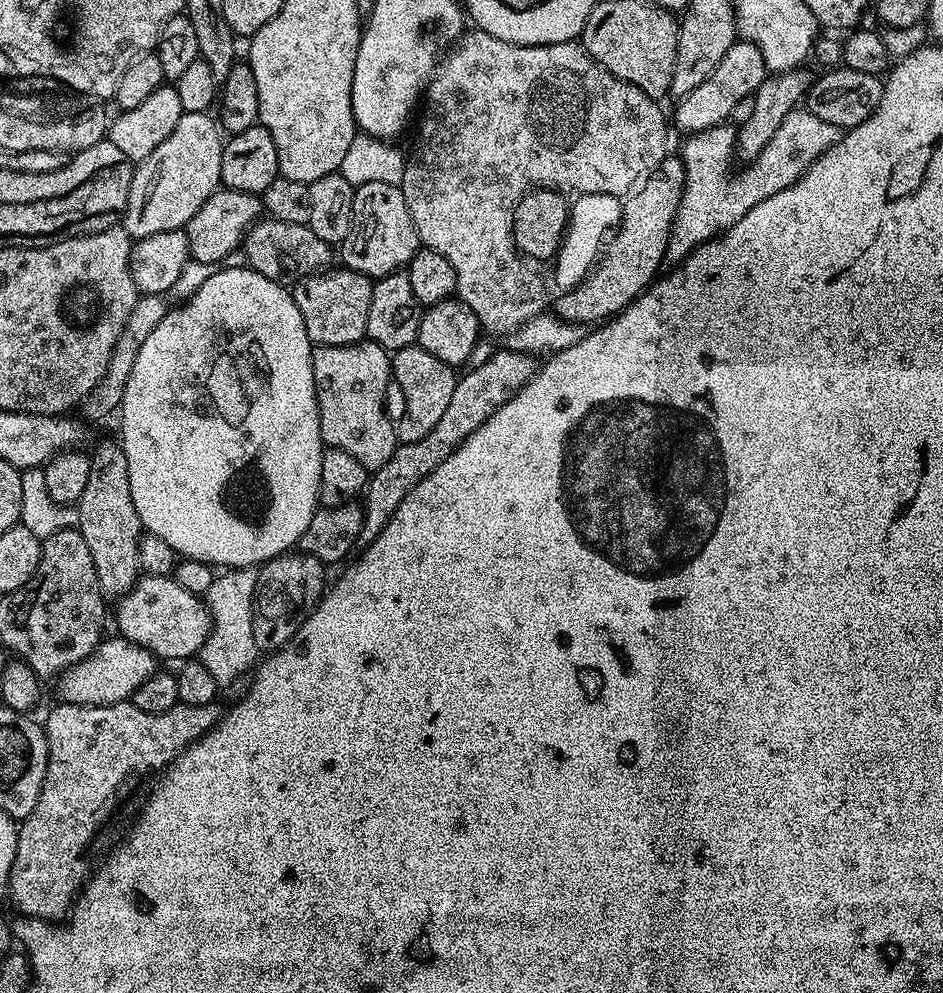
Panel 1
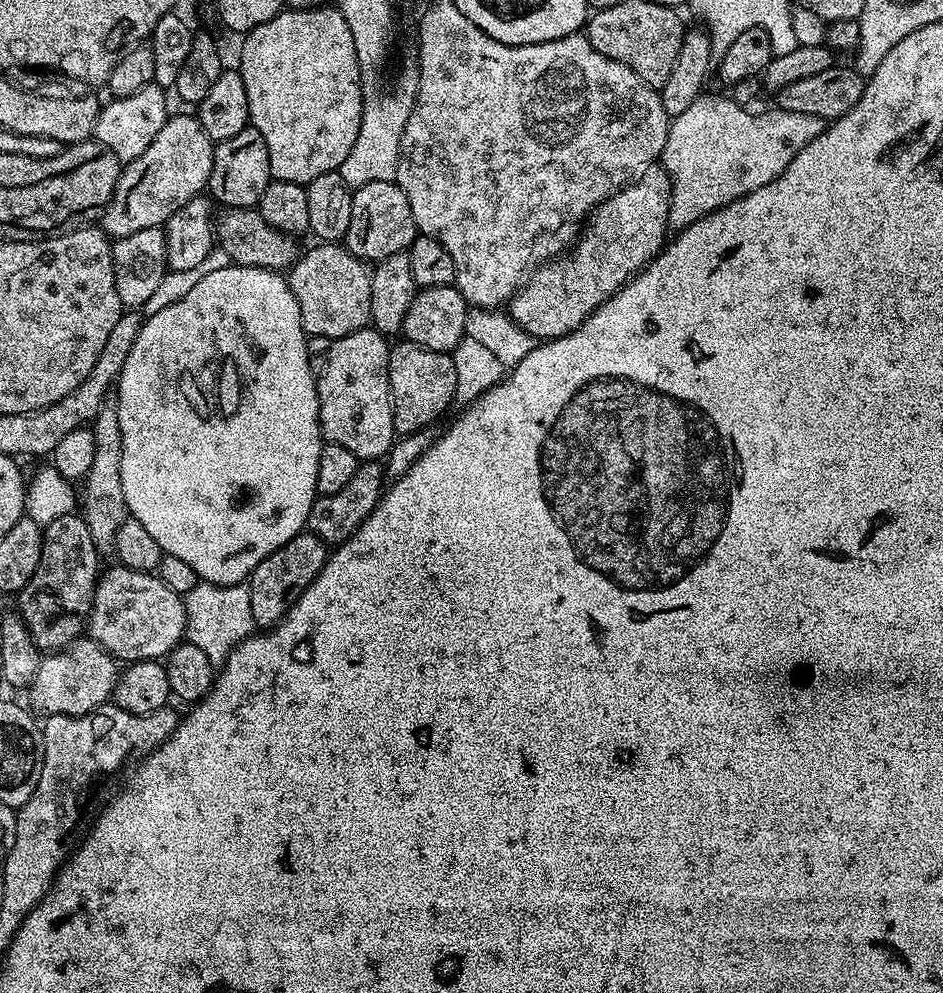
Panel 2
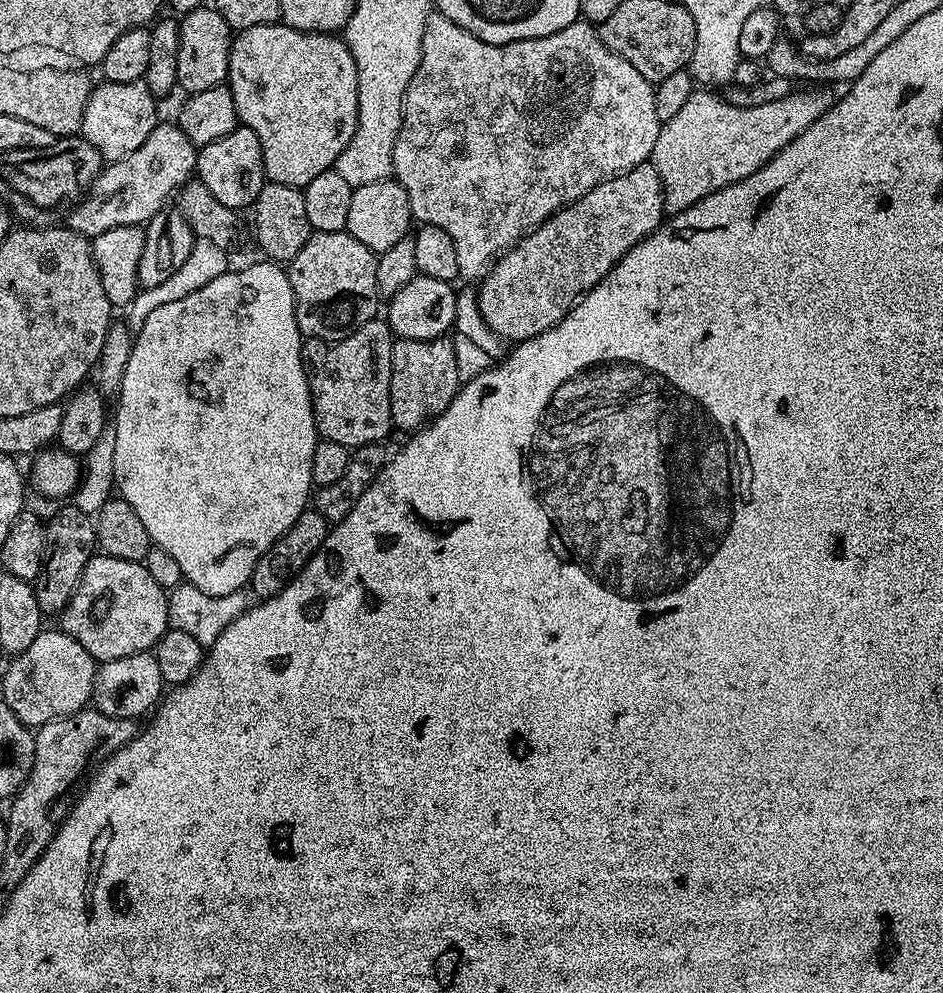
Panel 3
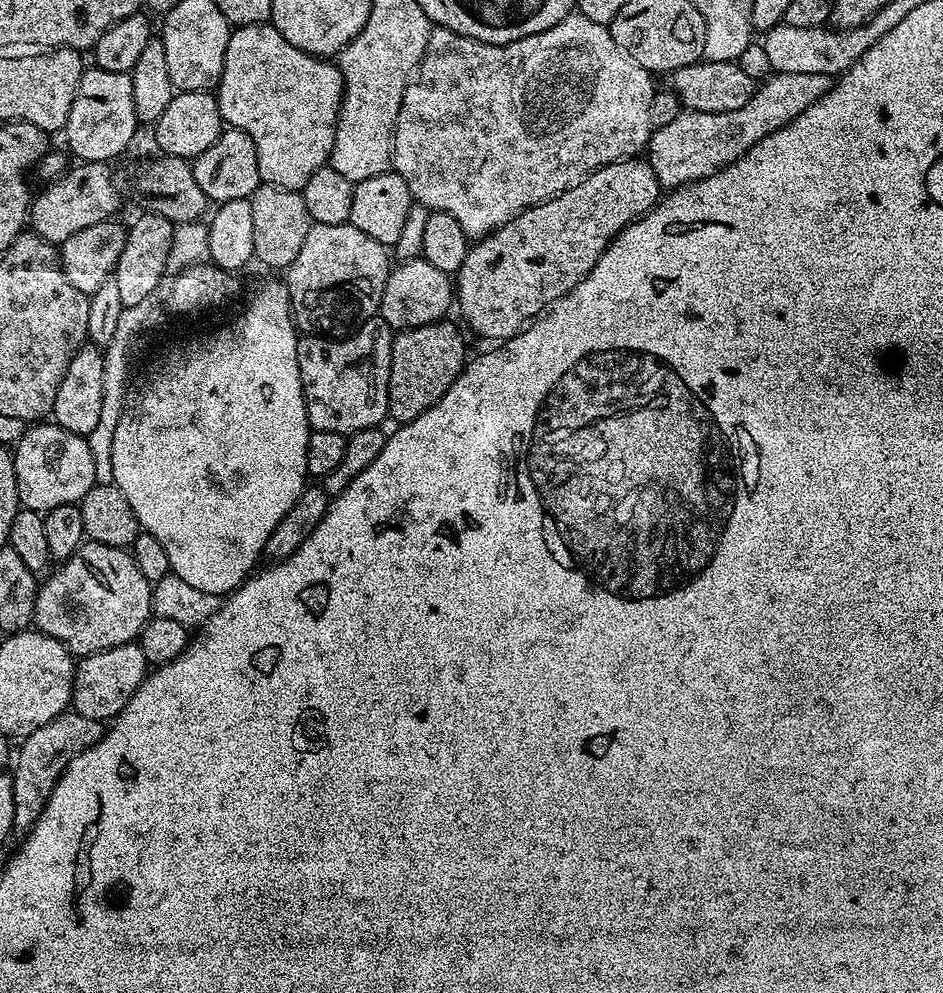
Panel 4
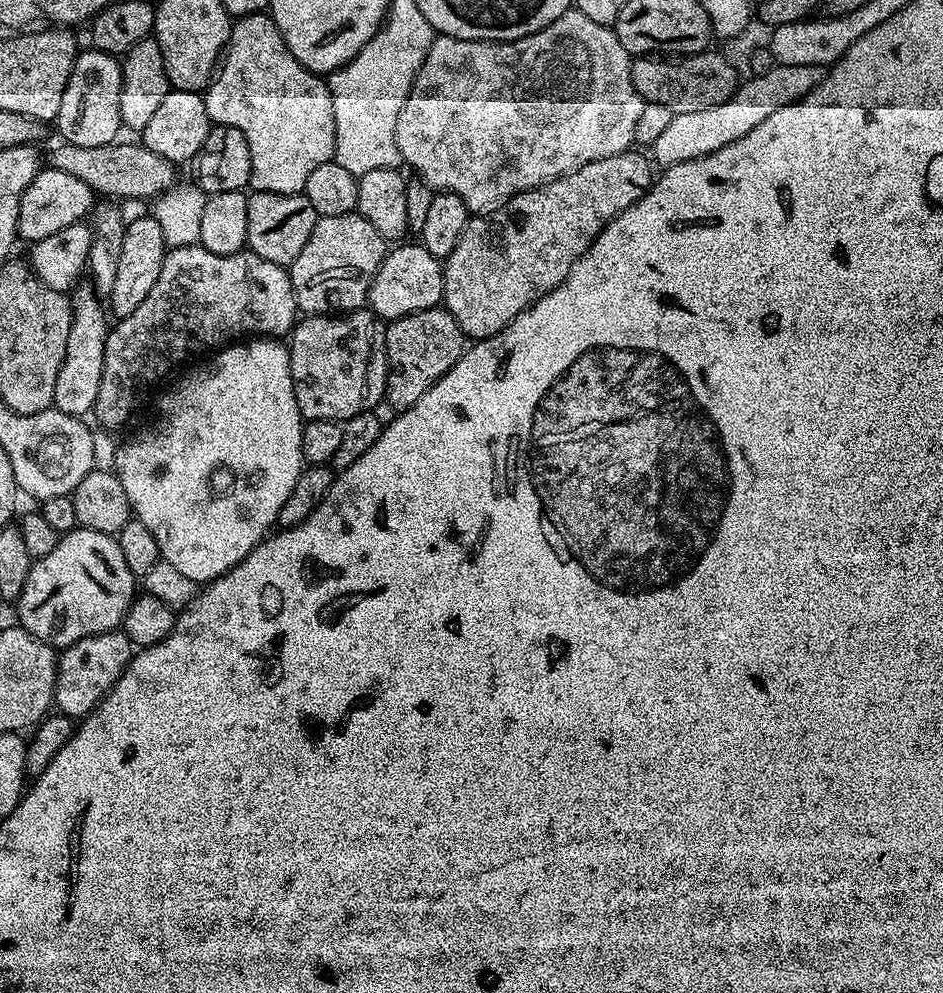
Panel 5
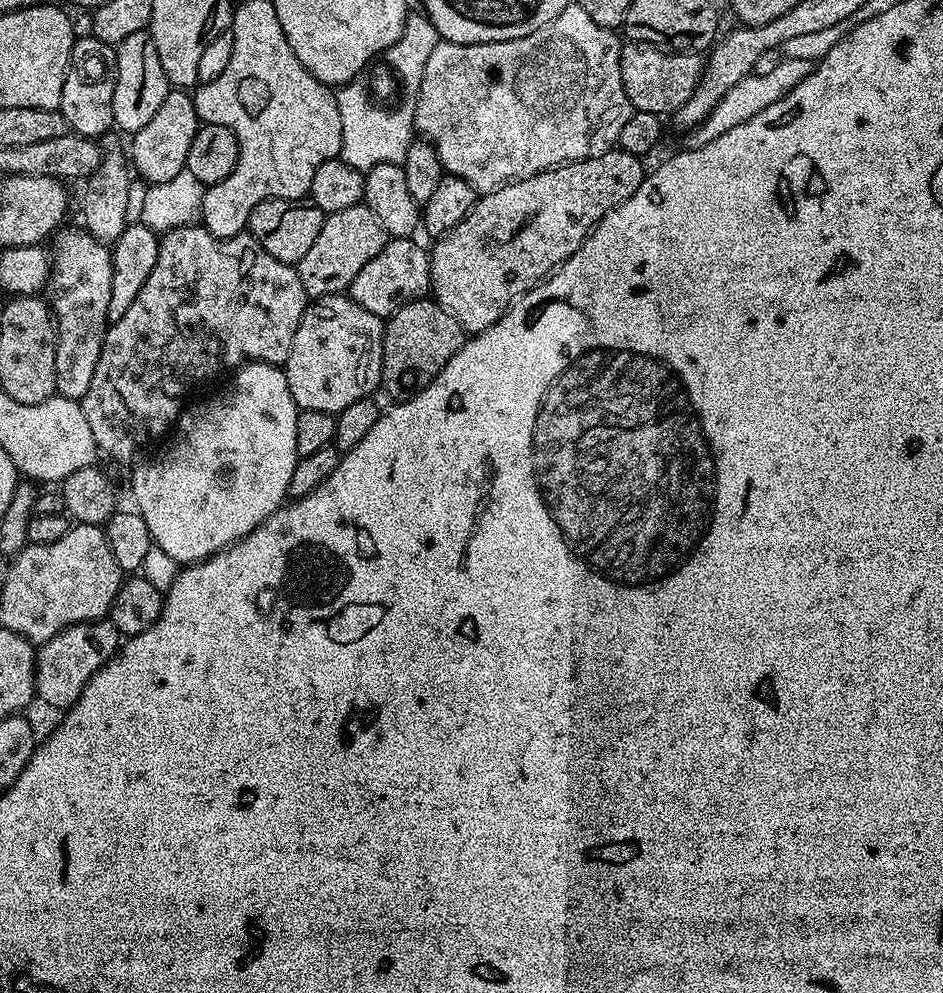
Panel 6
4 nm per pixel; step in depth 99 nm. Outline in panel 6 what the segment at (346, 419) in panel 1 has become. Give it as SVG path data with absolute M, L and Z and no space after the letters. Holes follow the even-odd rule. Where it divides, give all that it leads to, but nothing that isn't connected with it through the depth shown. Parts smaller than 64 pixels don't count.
M348 294L317 296L306 305L294 334L294 346L290 346L290 354L282 366L297 409L338 414L346 410L350 402L358 402L364 396L371 396L381 387L384 325L385 321L381 317L370 314L370 310L362 310L362 306L358 306L358 302L354 302Z

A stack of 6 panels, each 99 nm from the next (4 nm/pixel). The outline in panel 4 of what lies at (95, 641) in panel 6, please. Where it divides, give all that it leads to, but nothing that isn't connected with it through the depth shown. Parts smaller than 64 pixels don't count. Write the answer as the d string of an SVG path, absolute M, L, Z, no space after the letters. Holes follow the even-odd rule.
M136 642L114 646L110 650L102 650L83 657L76 664L76 677L72 683L71 711L101 722L111 721L123 710L126 702L134 698L134 690L138 690L138 686L149 671L148 660Z

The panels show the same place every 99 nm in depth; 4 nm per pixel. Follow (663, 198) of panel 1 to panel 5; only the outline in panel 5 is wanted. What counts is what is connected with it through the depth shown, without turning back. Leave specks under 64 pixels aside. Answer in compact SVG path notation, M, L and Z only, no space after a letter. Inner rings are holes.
M629 150L590 162L570 174L551 180L541 188L518 194L499 208L487 214L476 214L462 230L458 246L443 261L444 299L443 307L458 322L465 337L473 341L485 340L504 331L508 324L518 318L538 298L554 290L570 274L570 270L586 254L592 240L622 210L634 206L652 187L653 165L640 150Z

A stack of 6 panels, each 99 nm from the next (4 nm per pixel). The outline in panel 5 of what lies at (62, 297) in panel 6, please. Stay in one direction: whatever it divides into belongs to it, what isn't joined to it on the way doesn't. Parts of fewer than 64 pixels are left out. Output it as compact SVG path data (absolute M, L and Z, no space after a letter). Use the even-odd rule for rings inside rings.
M81 283L71 293L70 299L72 301L70 338L66 338L66 358L62 358L62 370L58 370L58 382L54 382L52 402L62 414L84 418L87 417L87 412L89 415L95 409L98 386L102 386L102 366L110 324L109 321L104 321L105 305L91 283Z

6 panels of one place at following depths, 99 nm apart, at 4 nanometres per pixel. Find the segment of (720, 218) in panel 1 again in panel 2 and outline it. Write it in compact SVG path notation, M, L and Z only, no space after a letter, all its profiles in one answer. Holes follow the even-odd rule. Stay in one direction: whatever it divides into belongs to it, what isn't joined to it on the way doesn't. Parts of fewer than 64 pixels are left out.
M701 94L697 100L690 102L690 107L682 110L682 114L671 117L668 126L662 167L672 183L668 226L673 233L680 232L686 226L698 222L698 218L717 212L730 202L774 182L774 178L778 178L778 174L782 174L782 170L794 162L796 155L807 144L814 142L814 138L818 138L818 134L826 127L825 121L810 114L771 110L772 112L755 116L752 110L745 105L735 104L731 98L719 100L716 96L708 95Z

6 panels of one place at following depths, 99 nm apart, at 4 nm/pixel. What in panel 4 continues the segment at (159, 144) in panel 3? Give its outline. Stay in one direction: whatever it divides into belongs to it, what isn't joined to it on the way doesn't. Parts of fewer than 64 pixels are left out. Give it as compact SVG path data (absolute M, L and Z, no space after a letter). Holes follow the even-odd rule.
M80 162L75 166L76 169L73 167L63 176L45 183L30 204L30 224L36 235L57 246L64 244L70 234L94 226L94 222L113 219L120 208L120 192L112 181L112 172L108 169L111 167L107 163Z

